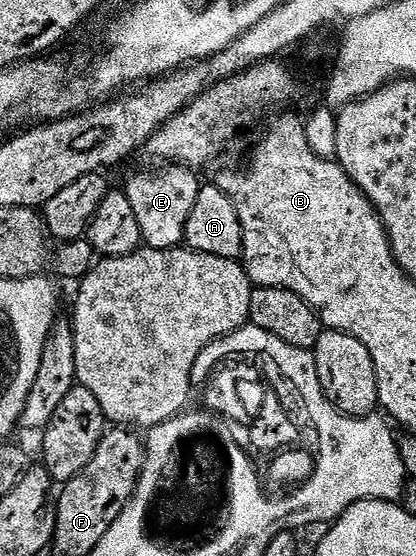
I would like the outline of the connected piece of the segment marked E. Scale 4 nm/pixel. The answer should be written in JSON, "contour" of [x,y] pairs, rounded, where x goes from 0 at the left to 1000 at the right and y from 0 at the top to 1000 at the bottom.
{"contour":[[[401,299],[394,309],[334,309],[300,333],[310,371],[329,385],[329,406],[339,406],[344,439],[356,446],[397,450],[428,446],[442,437],[445,406],[464,371],[474,365],[474,349],[483,336],[462,304],[438,299]]]}

